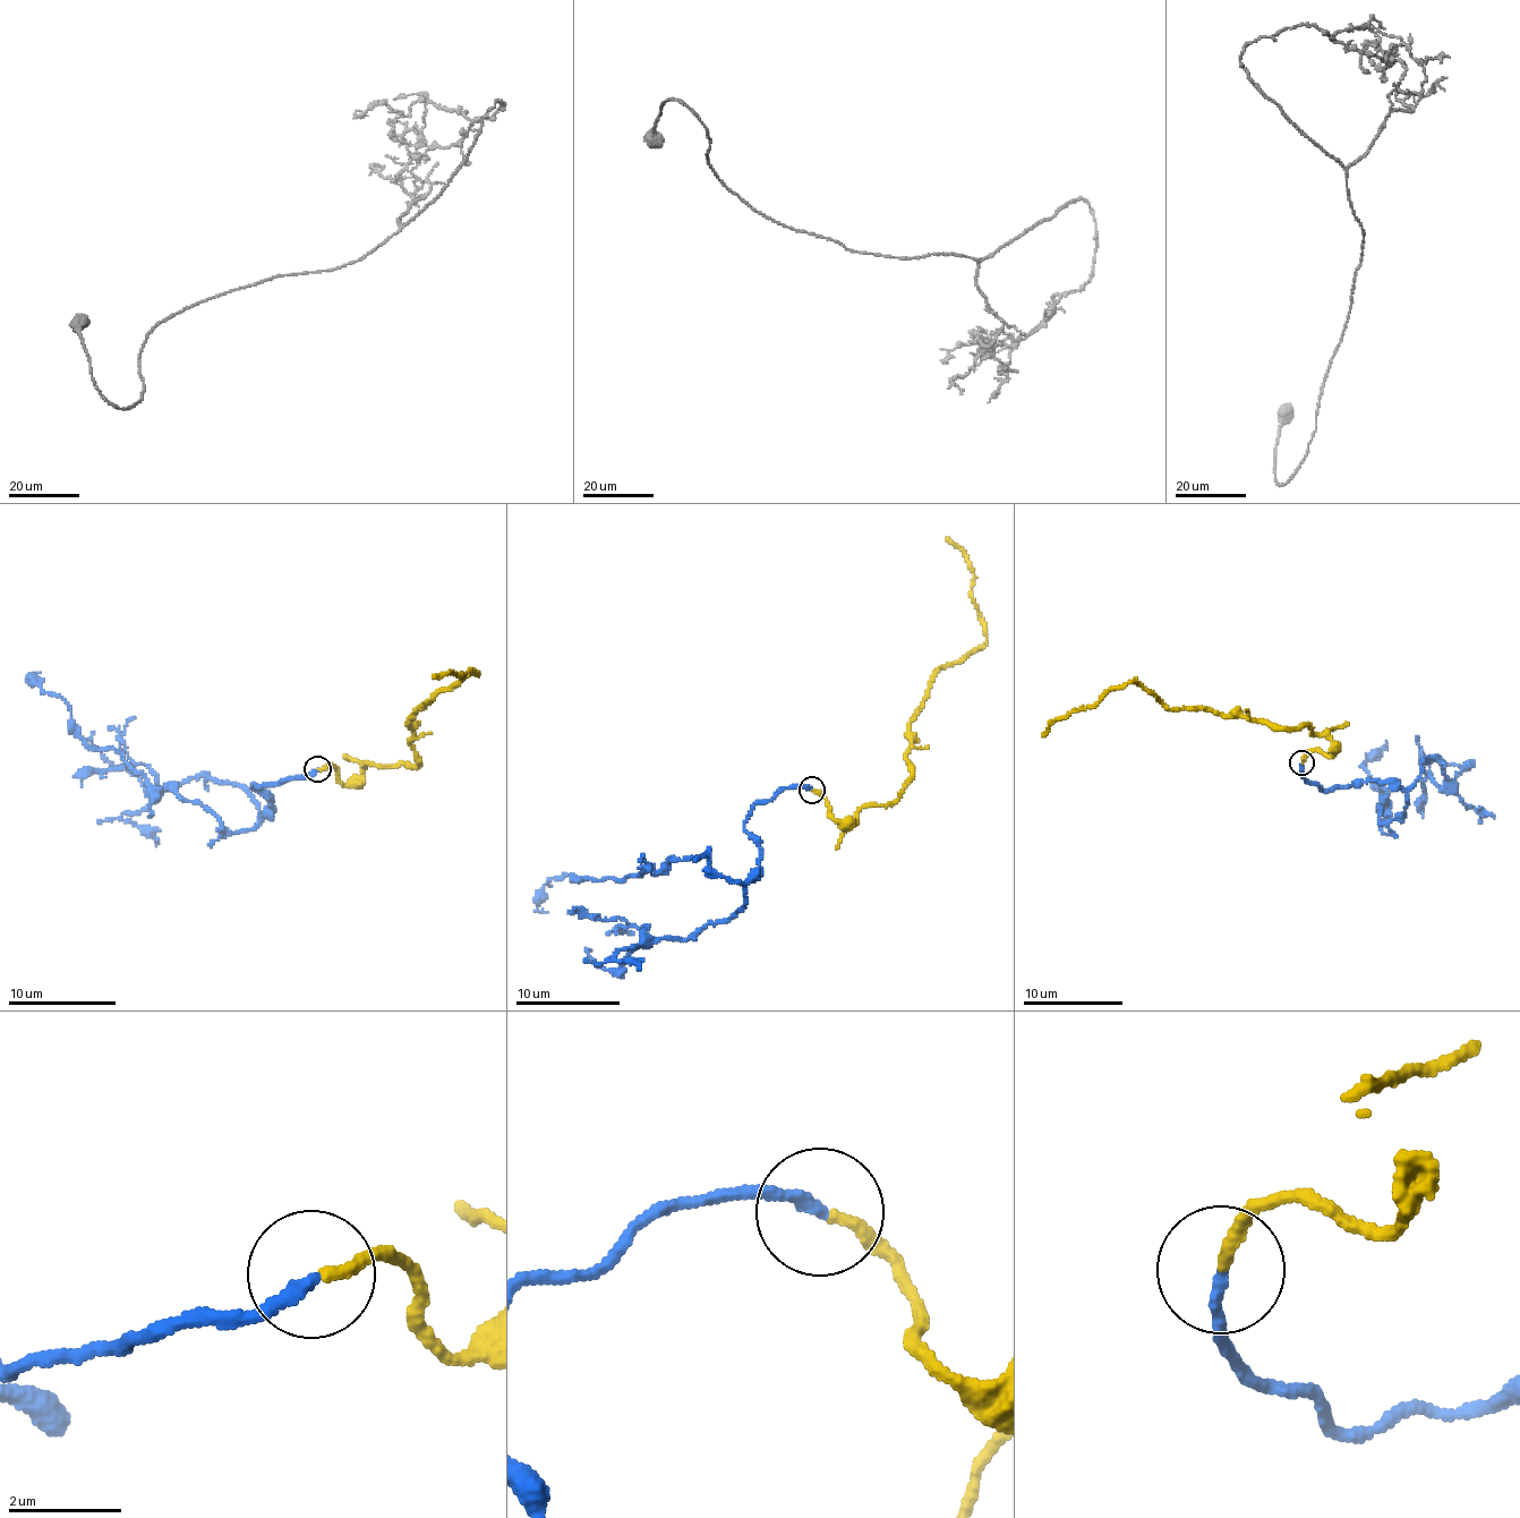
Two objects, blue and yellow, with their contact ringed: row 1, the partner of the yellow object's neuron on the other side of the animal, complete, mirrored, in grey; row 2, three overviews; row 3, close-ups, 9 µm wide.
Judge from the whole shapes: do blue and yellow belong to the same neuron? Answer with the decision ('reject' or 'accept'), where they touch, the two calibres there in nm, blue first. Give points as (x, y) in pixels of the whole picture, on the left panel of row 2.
accept; at (317, 769); 220 nm thick on the blue side, 200 nm on the other

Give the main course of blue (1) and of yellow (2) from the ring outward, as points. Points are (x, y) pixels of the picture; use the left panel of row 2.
1: (317, 768), (253, 790), (272, 807), (223, 832), (91, 748), (41, 673)
2: (317, 768), (332, 766), (344, 784), (367, 765), (418, 764), (409, 718), (426, 699), (476, 672), (433, 676)

